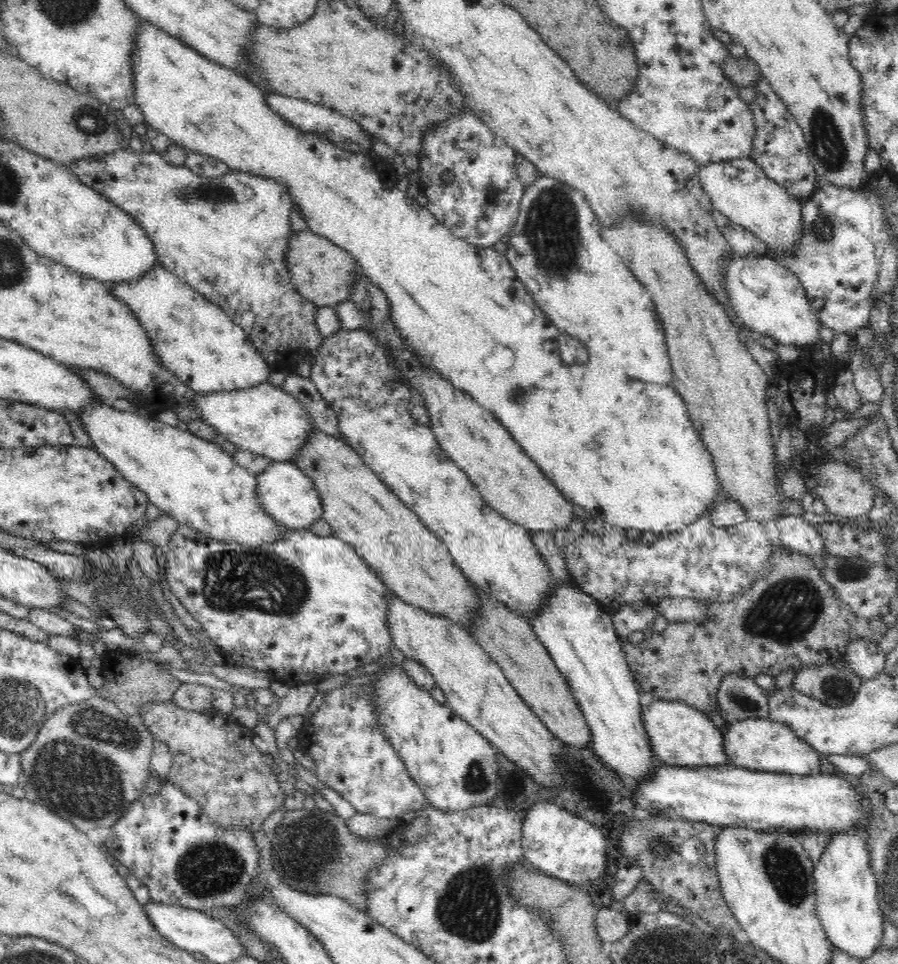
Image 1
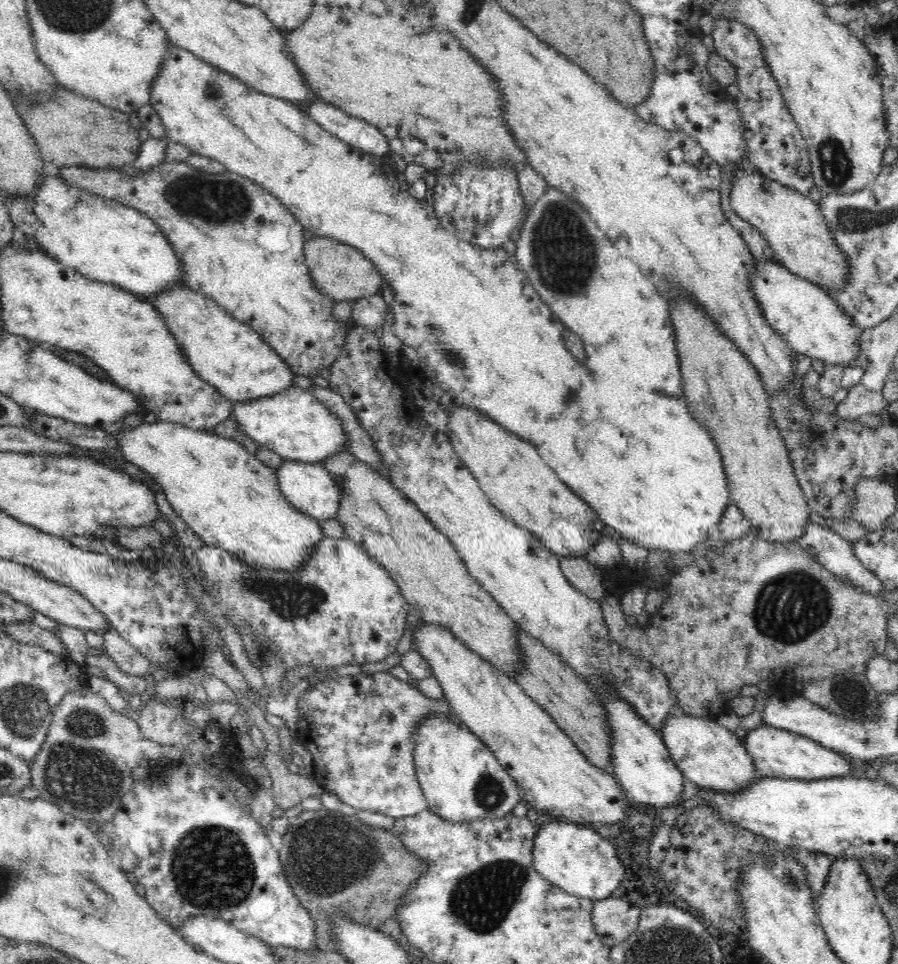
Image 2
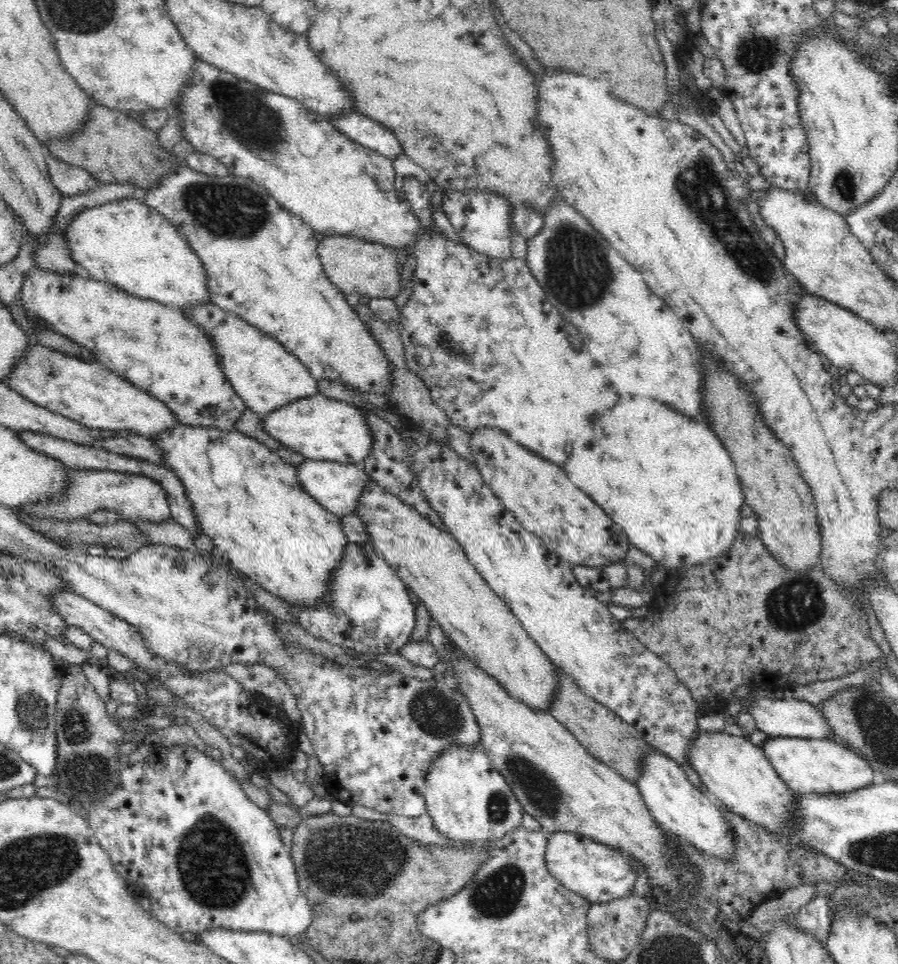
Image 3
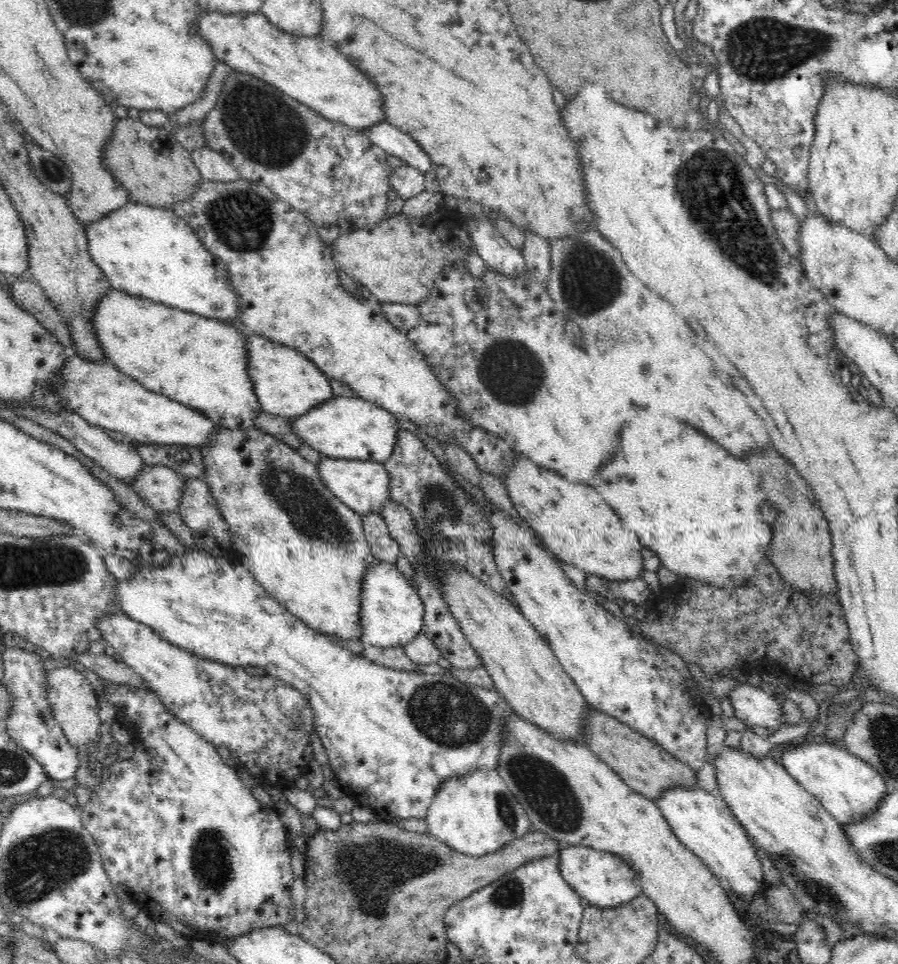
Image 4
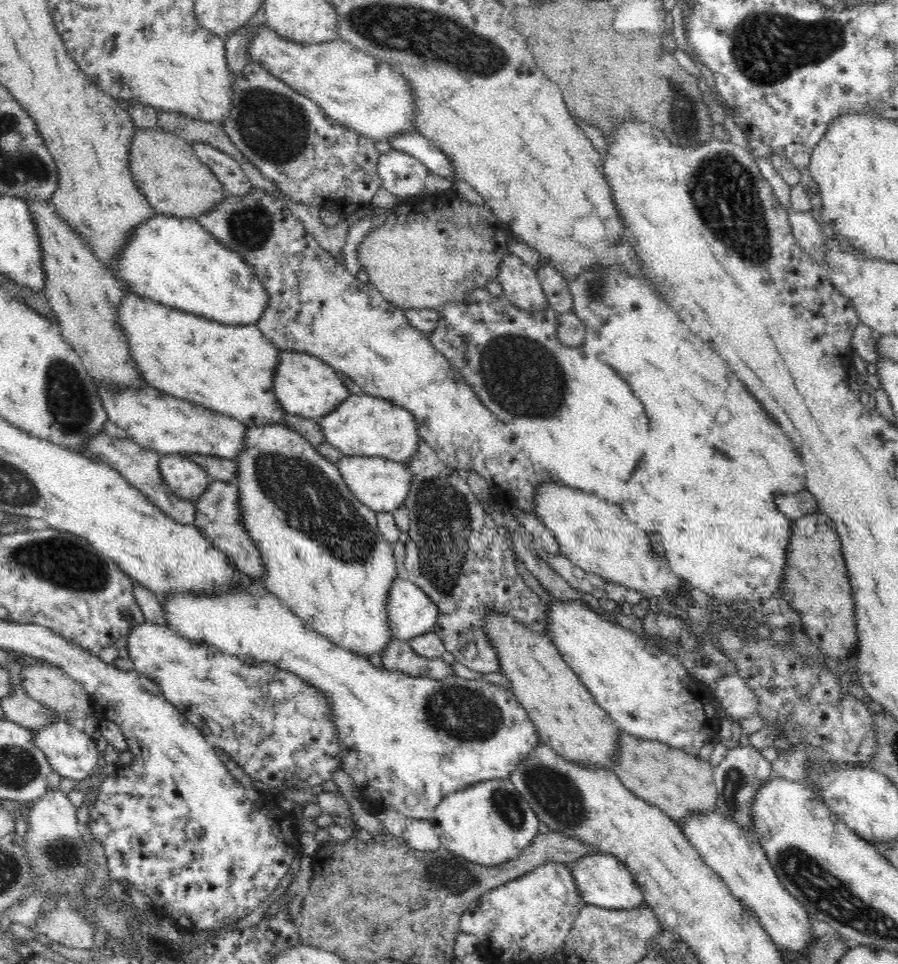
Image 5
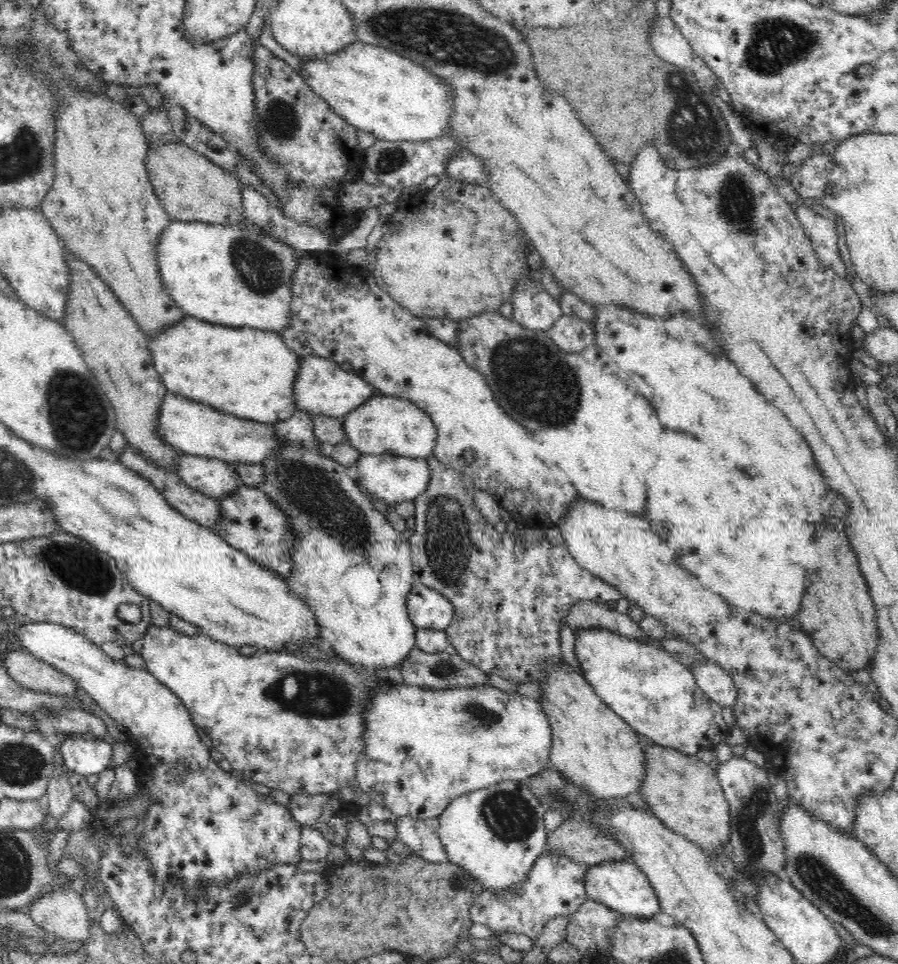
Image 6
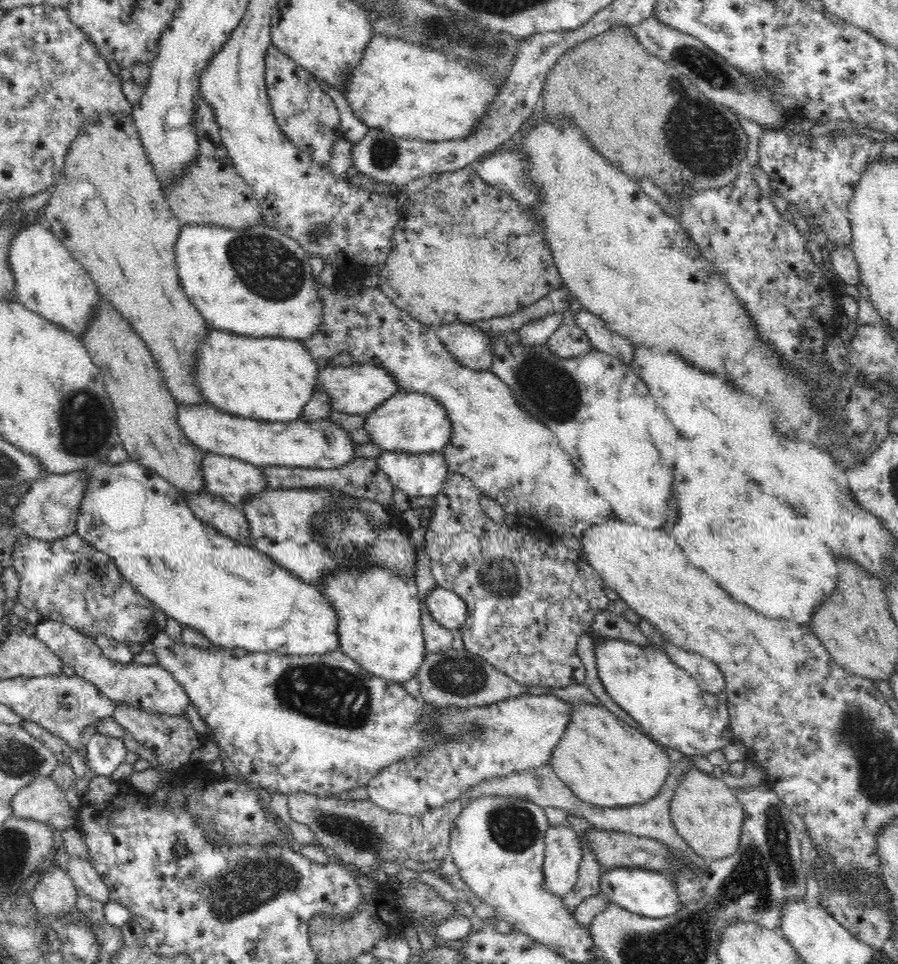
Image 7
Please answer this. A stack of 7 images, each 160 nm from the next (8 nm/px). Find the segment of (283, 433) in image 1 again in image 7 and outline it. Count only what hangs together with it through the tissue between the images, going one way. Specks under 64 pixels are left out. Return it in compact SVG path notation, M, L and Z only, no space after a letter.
M398 391L365 415L370 443L384 451L422 454L441 451L450 440L453 428L447 410L435 398L419 392Z

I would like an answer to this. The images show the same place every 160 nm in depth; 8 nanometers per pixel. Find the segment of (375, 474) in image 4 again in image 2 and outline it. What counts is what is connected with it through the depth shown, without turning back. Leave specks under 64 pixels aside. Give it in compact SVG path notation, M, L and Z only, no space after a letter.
M285 461L276 469L276 481L280 493L290 503L292 508L310 514L318 523L334 519L337 516L340 499L342 498L342 482L336 475L332 475L324 464L306 463L299 461Z

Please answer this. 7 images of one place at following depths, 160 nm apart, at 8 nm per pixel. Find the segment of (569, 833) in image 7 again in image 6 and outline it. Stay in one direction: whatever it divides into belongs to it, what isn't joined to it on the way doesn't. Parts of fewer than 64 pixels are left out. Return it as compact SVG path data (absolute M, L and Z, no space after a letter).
M560 851L543 852L529 870L522 886L499 893L484 889L472 903L469 913L474 924L488 926L496 937L513 931L522 933L533 941L550 919L560 914L571 916L578 910L588 898L584 880L585 869L580 863L566 858Z

